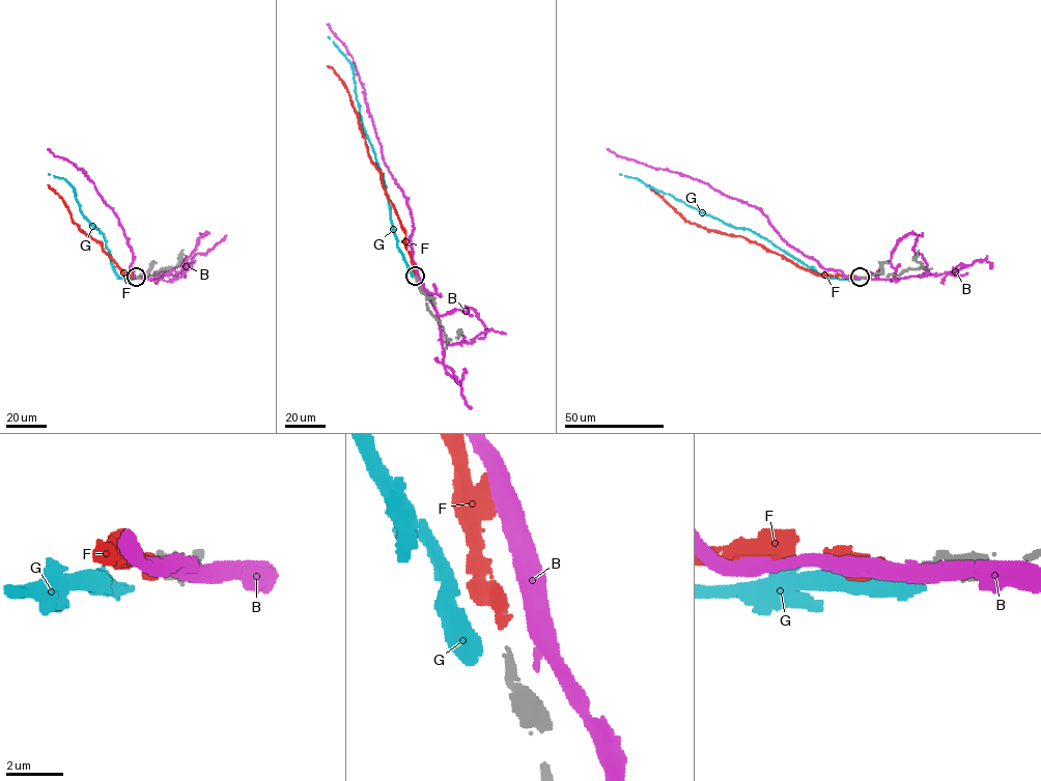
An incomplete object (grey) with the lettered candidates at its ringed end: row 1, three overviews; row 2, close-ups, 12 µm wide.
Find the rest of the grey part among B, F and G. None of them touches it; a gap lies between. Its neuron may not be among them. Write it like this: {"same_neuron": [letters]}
{"same_neuron": ["F"]}

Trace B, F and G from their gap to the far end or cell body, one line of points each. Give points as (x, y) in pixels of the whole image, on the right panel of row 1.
B: (859, 278), (846, 278), (839, 270), (823, 268), (792, 248), (758, 208), (695, 179), (647, 166), (607, 149)
F: (857, 278), (814, 273), (742, 236), (686, 222), (648, 184)
G: (860, 279), (825, 278), (749, 229), (728, 225), (638, 179), (619, 174)

